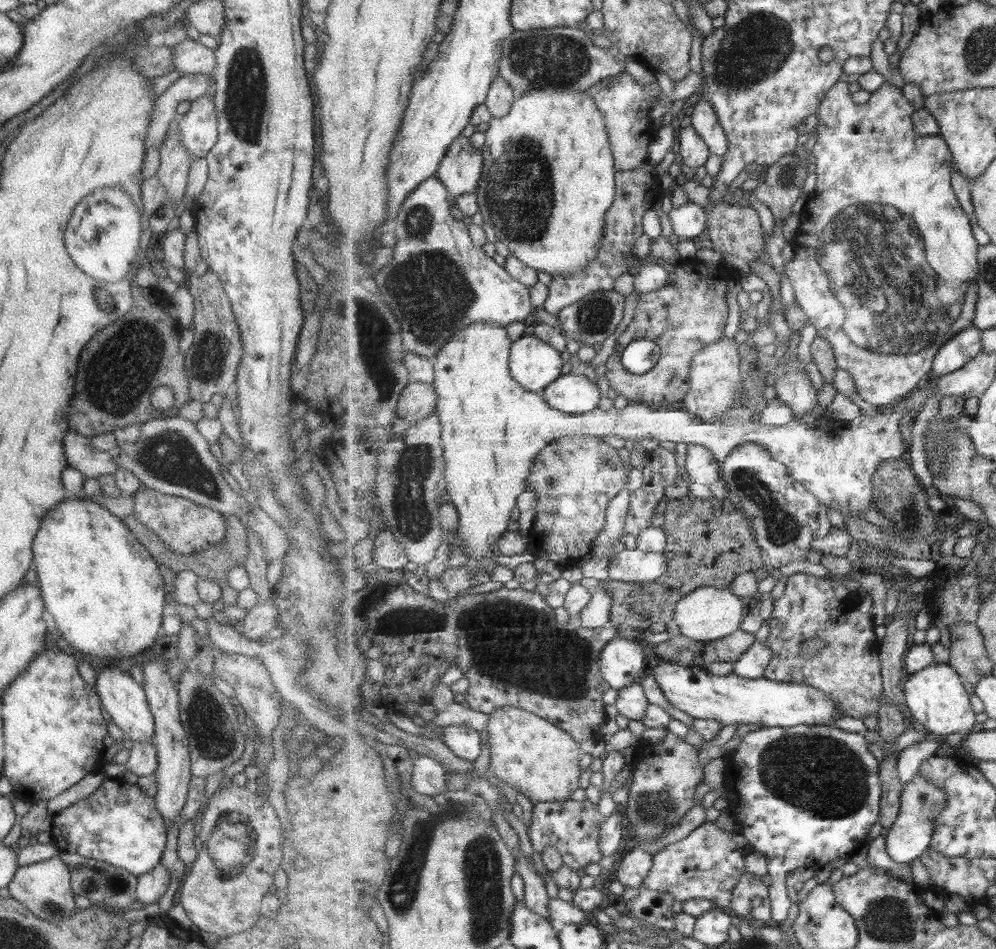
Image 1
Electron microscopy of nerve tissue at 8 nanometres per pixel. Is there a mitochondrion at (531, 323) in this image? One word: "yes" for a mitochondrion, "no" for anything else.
no

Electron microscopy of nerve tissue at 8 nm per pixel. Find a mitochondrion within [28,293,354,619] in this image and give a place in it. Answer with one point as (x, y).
(144, 343)

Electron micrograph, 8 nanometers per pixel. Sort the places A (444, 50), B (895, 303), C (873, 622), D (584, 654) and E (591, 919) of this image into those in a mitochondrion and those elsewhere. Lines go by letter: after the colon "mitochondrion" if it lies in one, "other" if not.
A: other
B: mitochondrion
C: other
D: other
E: other

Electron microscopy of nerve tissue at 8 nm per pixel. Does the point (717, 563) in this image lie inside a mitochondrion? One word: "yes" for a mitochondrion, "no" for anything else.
yes

